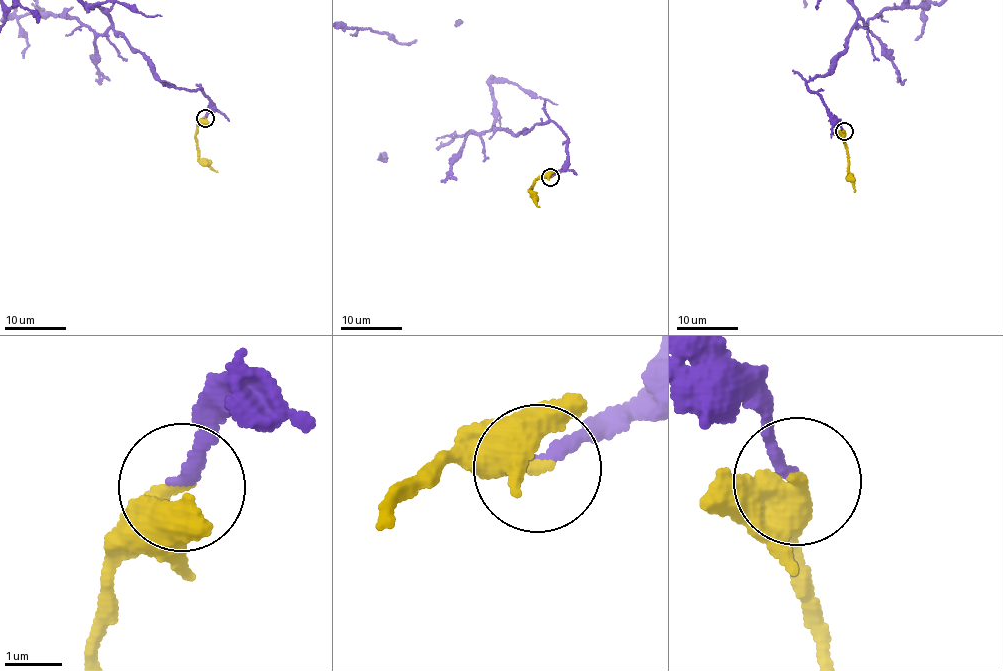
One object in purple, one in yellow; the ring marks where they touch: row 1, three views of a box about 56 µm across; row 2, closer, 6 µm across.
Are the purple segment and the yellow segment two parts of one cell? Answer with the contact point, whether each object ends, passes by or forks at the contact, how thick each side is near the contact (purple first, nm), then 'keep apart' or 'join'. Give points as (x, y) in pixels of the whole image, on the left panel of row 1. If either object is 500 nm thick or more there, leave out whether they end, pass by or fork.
(205, 118) | purple ends | yellow ends | 200/380 nm | join

